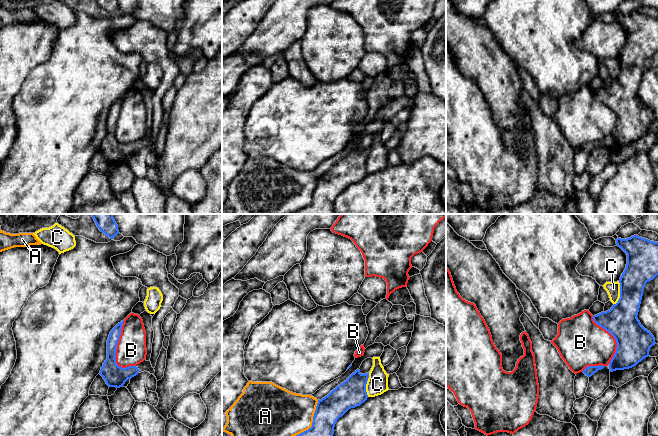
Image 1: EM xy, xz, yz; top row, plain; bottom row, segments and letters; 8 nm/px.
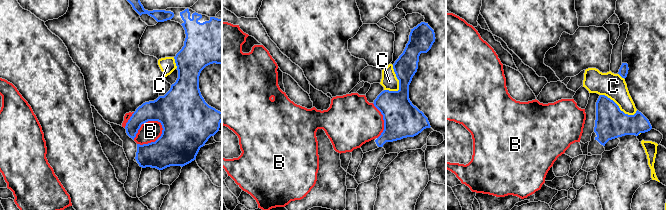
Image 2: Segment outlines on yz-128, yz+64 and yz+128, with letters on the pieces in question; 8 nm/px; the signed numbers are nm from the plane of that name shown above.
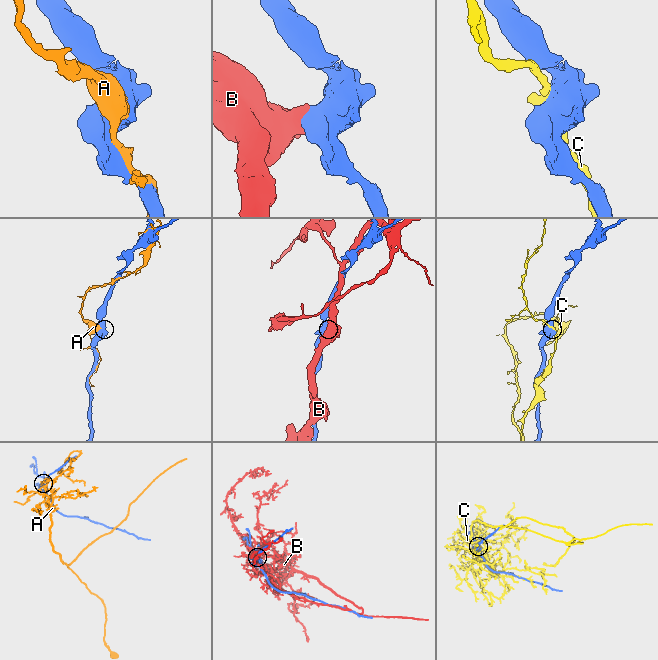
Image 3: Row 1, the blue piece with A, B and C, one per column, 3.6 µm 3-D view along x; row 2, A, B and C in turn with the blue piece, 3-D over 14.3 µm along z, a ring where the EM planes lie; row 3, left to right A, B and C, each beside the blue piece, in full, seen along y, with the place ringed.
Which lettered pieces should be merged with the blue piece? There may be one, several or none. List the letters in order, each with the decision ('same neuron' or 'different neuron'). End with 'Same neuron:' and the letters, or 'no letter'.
A: different neuron
B: different neuron
C: different neuron
Same neuron: no letter

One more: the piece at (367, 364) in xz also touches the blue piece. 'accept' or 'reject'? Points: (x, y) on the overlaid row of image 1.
accept

